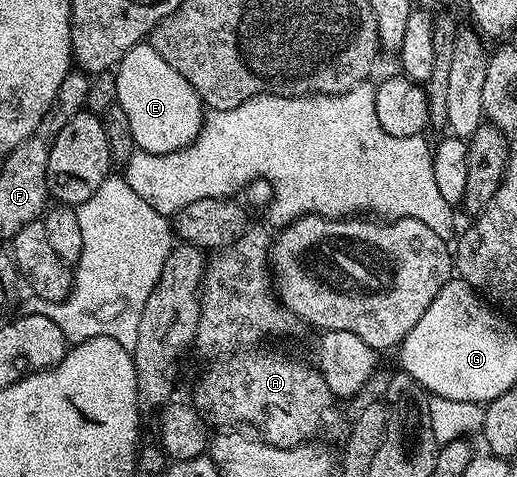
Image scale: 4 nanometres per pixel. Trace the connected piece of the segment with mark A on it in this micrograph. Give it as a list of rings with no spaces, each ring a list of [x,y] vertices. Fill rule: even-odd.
[[[249,226],[237,243],[215,252],[207,260],[195,346],[200,347],[201,353],[208,359],[228,359],[232,355],[232,363],[210,364],[204,376],[197,381],[190,399],[205,423],[213,428],[232,429],[237,425],[257,427],[252,429],[258,432],[264,442],[275,447],[296,447],[309,442],[313,438],[312,434],[323,425],[324,414],[331,409],[334,396],[315,365],[307,367],[284,355],[263,355],[256,348],[263,339],[271,335],[288,335],[298,326],[296,316],[284,308],[284,304],[274,294],[274,283],[270,278],[270,252],[274,239],[271,234],[268,236],[269,228],[264,227]]]

